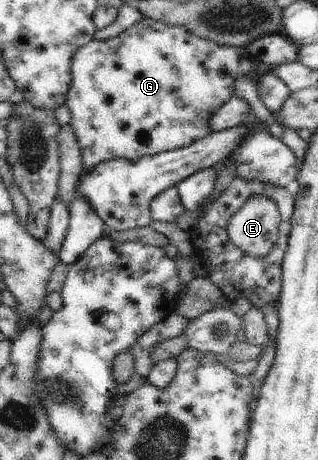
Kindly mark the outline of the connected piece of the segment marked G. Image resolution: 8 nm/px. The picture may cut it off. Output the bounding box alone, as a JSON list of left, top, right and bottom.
[66,17,246,172]

